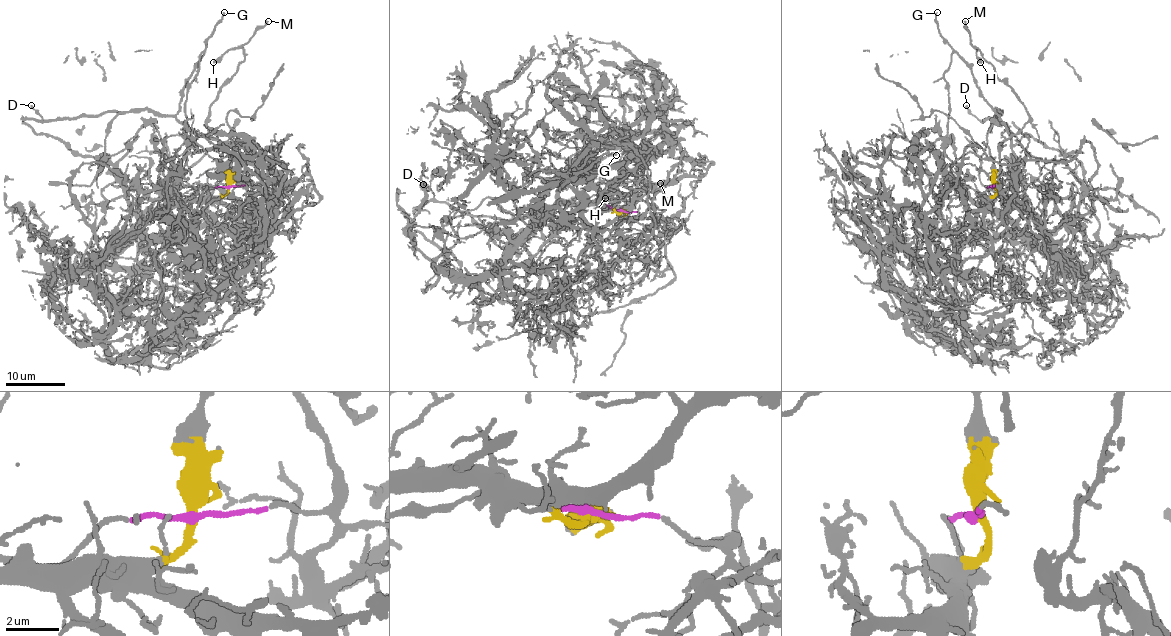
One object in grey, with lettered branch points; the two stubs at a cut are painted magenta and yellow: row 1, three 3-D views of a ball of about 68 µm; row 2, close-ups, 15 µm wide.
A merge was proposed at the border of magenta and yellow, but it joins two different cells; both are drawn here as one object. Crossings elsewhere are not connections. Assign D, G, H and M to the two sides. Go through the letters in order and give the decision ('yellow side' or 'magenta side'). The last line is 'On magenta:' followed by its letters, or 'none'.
D: magenta side
G: magenta side
H: magenta side
M: magenta side
On magenta: D, G, H, M

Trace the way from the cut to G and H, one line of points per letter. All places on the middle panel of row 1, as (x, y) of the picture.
G: (620, 212), (651, 218), (613, 219), (589, 228), (567, 216), (573, 200), (595, 176), (597, 165), (616, 154)
H: (620, 212), (651, 218), (613, 219), (601, 225), (597, 229), (600, 247), (637, 201), (626, 193), (606, 198)

